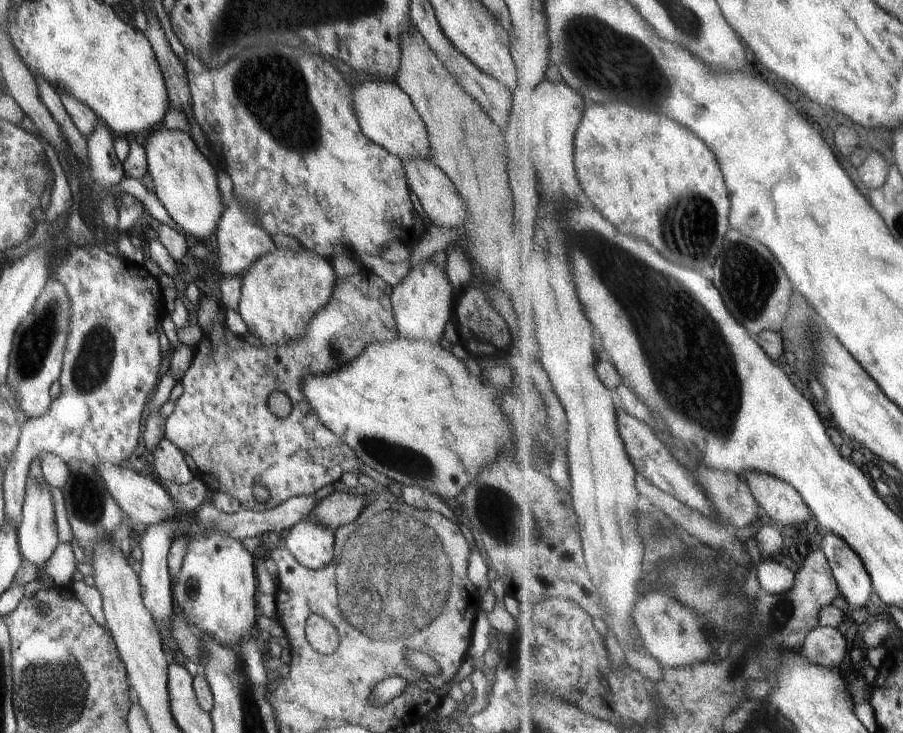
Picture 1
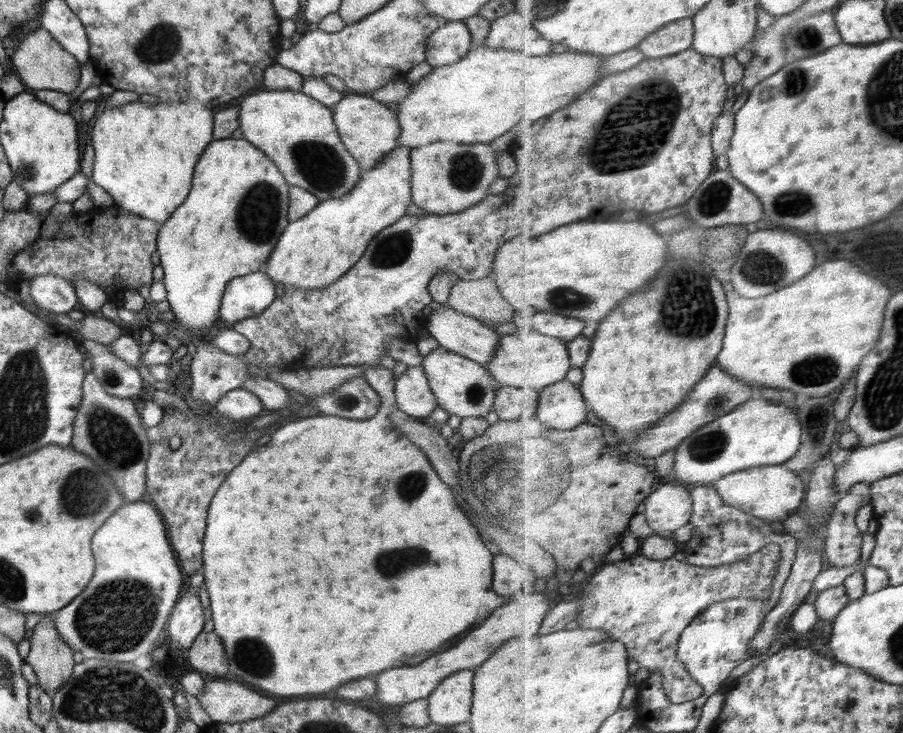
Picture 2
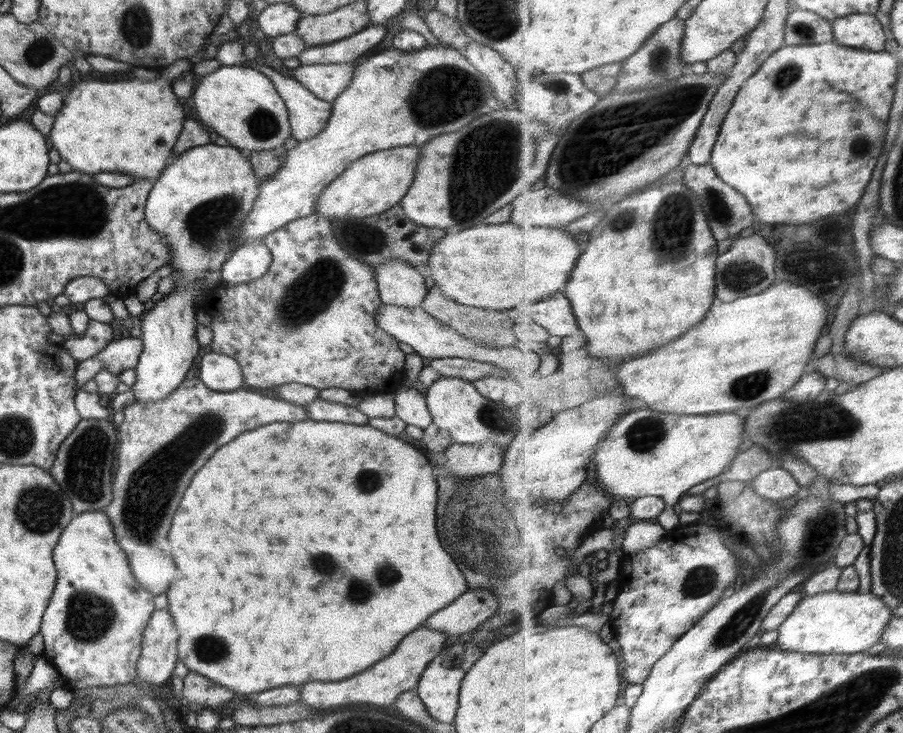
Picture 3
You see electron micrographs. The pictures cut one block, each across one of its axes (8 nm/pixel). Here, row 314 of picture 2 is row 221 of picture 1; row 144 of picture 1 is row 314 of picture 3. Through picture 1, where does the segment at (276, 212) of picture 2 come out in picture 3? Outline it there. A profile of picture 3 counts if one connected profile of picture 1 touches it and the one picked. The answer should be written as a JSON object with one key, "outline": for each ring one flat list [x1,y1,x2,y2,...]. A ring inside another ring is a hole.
{"outline":[[208,143,204,146,195,146,180,154,160,176,154,180,154,186,150,194,144,197,145,221,150,228,161,234,170,247,171,259,169,264,175,268,170,275,176,288,169,294,165,294,161,300,154,303,154,307,146,310,142,318,142,342,143,351,135,366,136,380,131,390,134,390,135,402,156,402,166,398,174,392,180,383,186,379,186,372,194,364,194,358,198,356,201,347,196,338,196,304,195,300,207,297,199,287,199,280,203,279,205,272,218,270,222,263,235,249,235,240,240,235,250,208,254,206,259,195,260,181,254,176,247,155,232,145,221,146,216,143]]}

